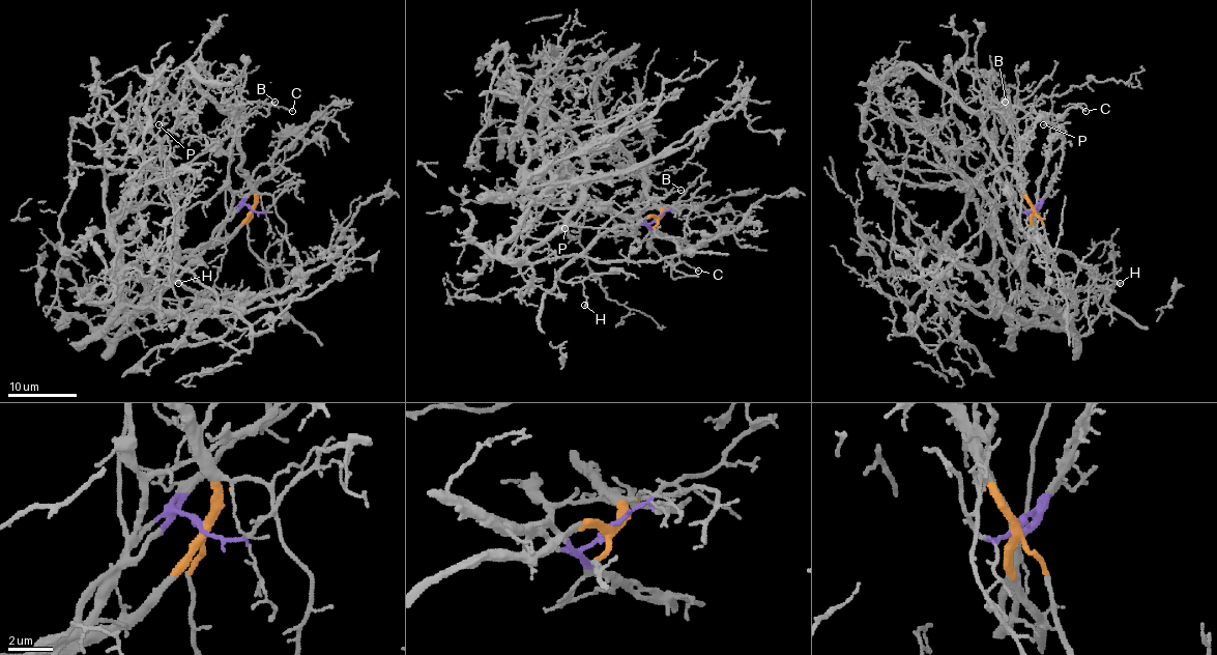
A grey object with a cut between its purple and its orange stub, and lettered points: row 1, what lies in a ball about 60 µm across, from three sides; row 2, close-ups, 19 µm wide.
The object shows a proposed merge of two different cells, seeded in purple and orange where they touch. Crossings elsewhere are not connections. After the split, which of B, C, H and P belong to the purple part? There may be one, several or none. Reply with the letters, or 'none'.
P

